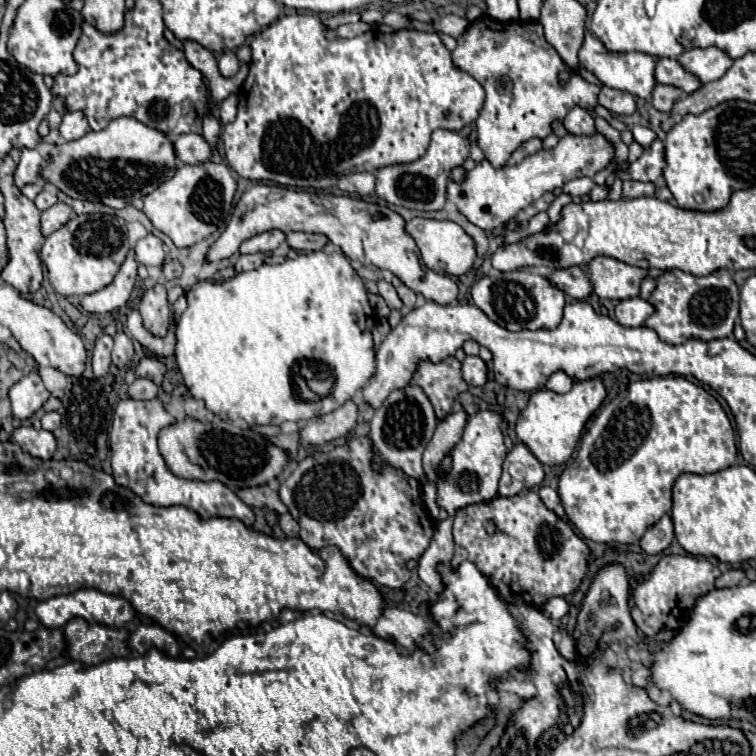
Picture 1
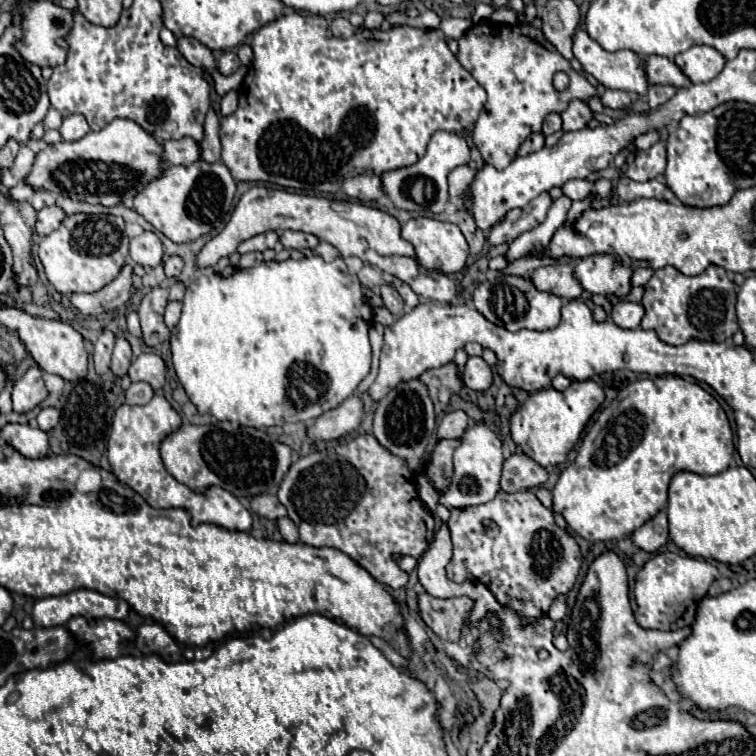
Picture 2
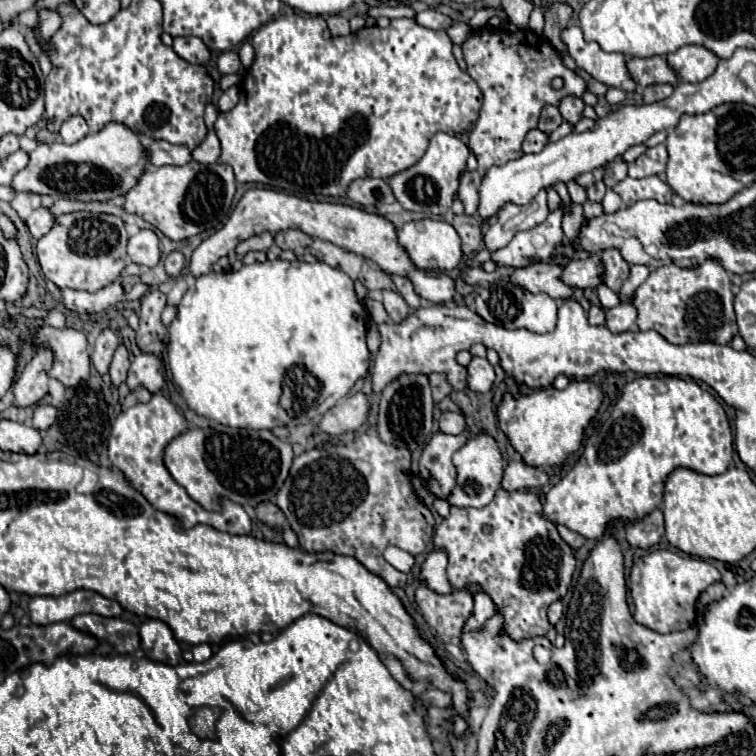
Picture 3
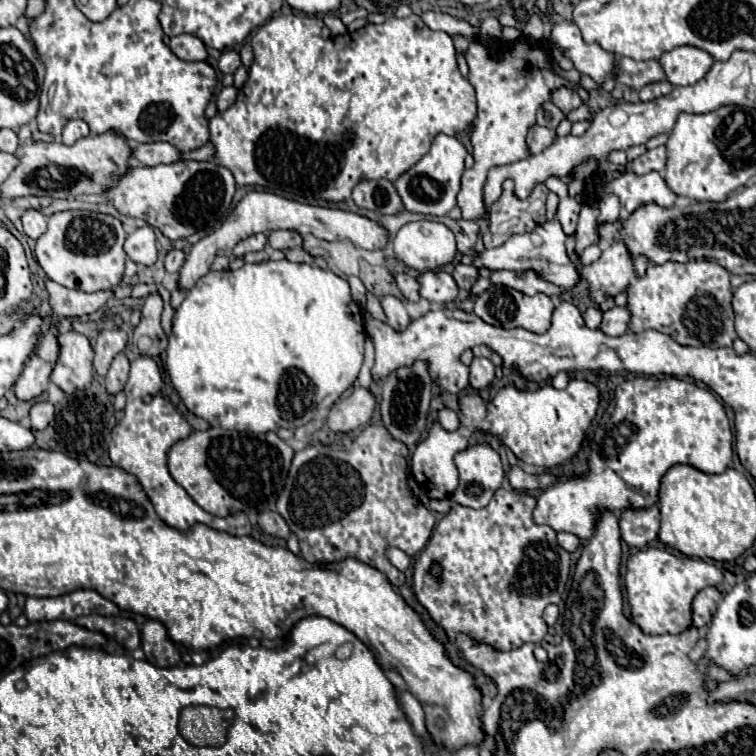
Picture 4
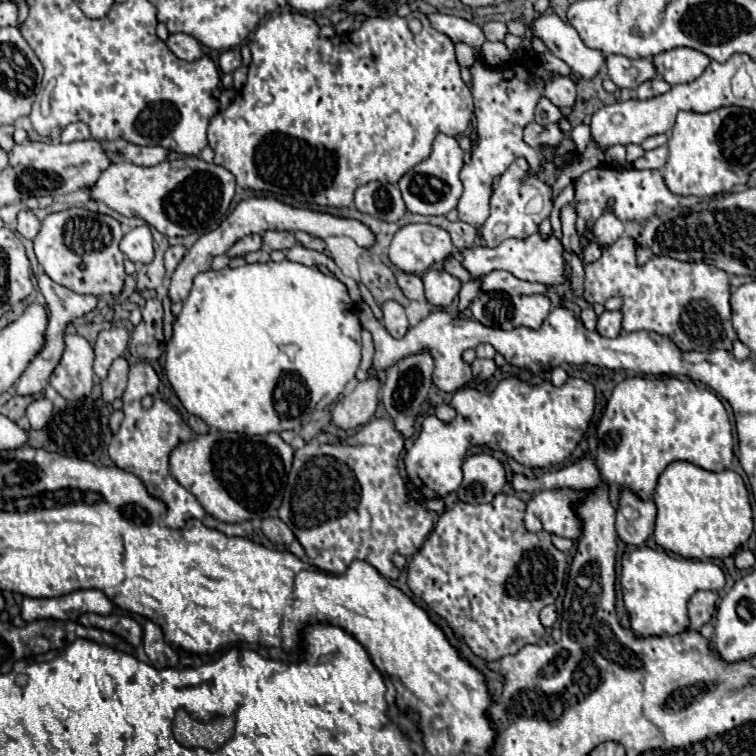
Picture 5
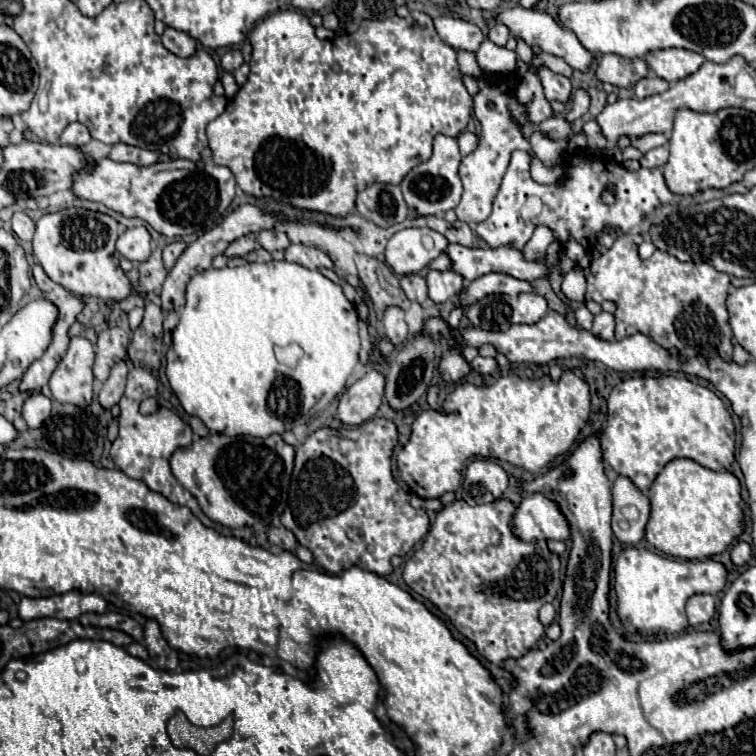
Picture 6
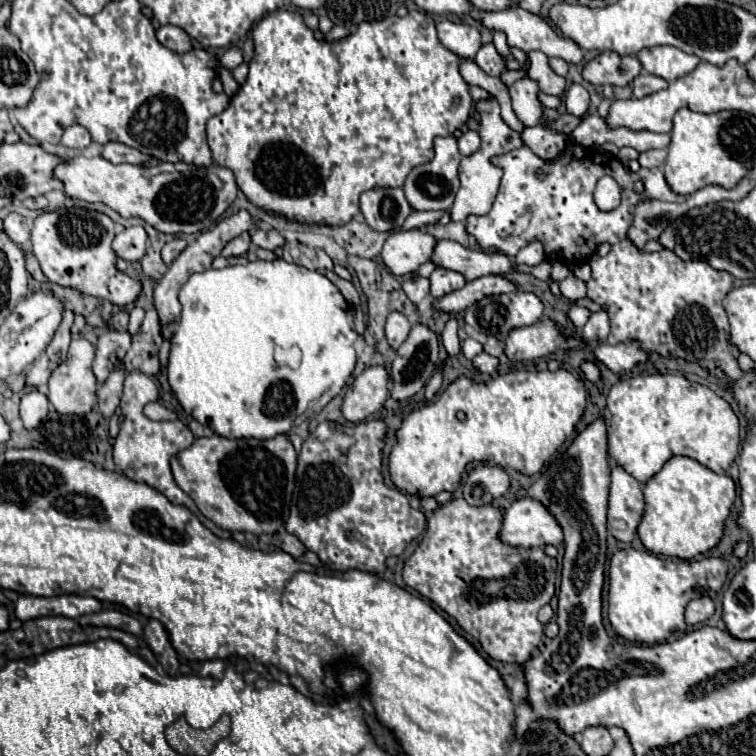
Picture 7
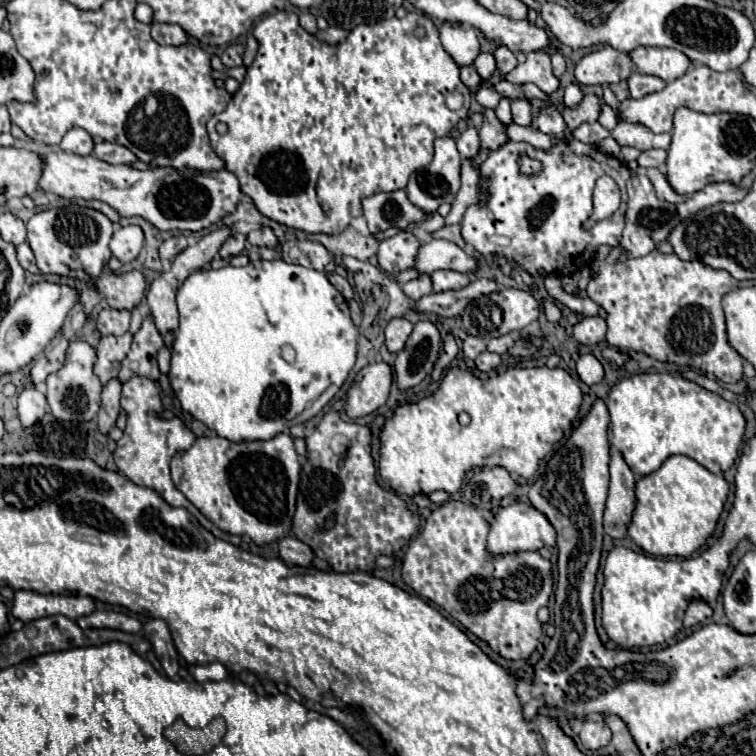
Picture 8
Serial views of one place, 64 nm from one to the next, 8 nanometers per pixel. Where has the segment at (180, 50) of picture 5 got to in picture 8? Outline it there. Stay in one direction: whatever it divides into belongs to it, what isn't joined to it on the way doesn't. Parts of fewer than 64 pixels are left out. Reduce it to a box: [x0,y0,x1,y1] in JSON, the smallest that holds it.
[152,22,188,46]

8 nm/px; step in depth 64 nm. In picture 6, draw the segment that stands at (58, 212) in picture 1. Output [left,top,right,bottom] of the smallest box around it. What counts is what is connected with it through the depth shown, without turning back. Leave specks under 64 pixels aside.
[12,212,36,240]

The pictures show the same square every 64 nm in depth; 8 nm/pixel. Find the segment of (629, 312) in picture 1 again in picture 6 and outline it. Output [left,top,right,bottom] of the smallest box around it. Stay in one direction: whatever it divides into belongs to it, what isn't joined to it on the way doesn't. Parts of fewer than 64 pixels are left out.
[592,312,616,340]

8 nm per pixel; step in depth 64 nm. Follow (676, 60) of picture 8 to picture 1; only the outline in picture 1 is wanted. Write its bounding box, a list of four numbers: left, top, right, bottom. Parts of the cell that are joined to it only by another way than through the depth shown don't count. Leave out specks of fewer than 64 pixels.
[678,48,734,84]

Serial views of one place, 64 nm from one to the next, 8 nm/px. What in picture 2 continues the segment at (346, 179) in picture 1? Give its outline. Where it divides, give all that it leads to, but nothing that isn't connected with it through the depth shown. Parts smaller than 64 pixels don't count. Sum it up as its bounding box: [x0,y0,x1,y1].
[342,174,384,200]

